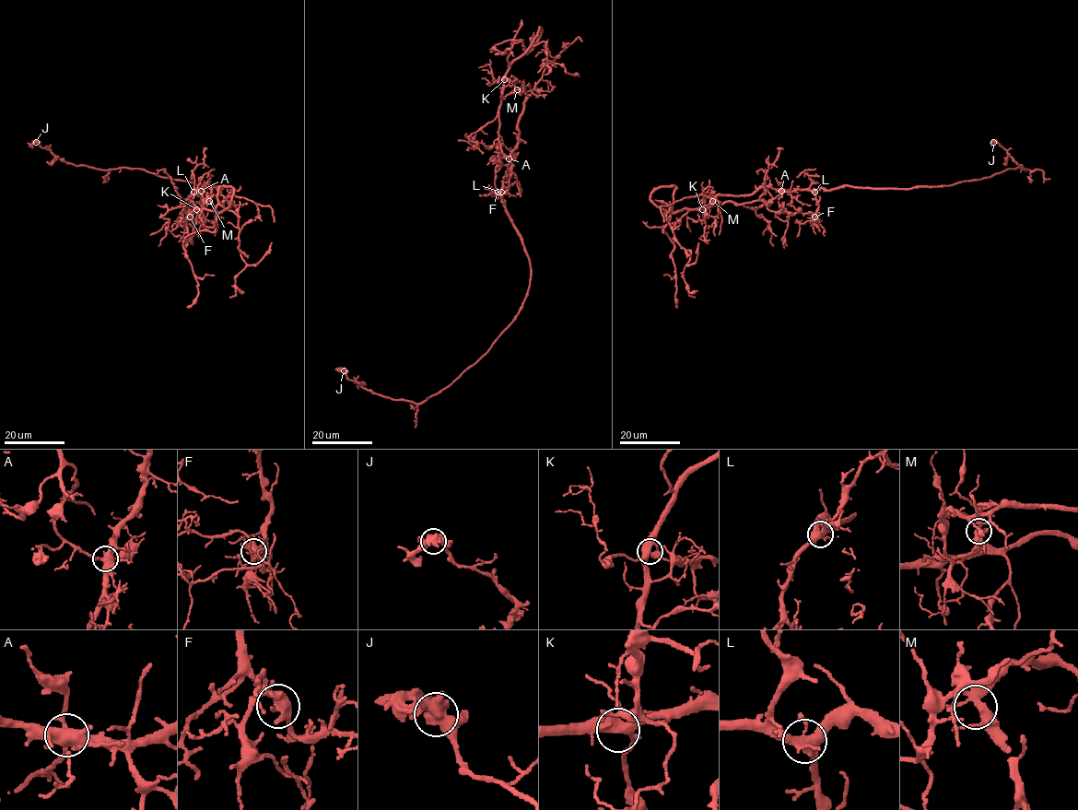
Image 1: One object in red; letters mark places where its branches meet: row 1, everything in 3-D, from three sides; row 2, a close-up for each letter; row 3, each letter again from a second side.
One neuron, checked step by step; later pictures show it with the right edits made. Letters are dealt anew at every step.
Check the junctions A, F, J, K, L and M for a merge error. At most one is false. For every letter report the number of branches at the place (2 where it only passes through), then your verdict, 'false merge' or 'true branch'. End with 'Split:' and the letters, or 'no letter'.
A: branches 6; false merge
F: branches 5; true branch
J: branches 4; true branch
K: branches 4; true branch
L: branches 5; true branch
M: branches 6; true branch
Split: A

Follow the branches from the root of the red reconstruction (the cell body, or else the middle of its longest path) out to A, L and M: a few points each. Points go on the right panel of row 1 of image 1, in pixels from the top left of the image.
A: (843, 185), (814, 191), (781, 190)
L: (843, 185), (814, 192)
M: (843, 185), (814, 191), (780, 191), (759, 186), (750, 194), (714, 194), (712, 201)

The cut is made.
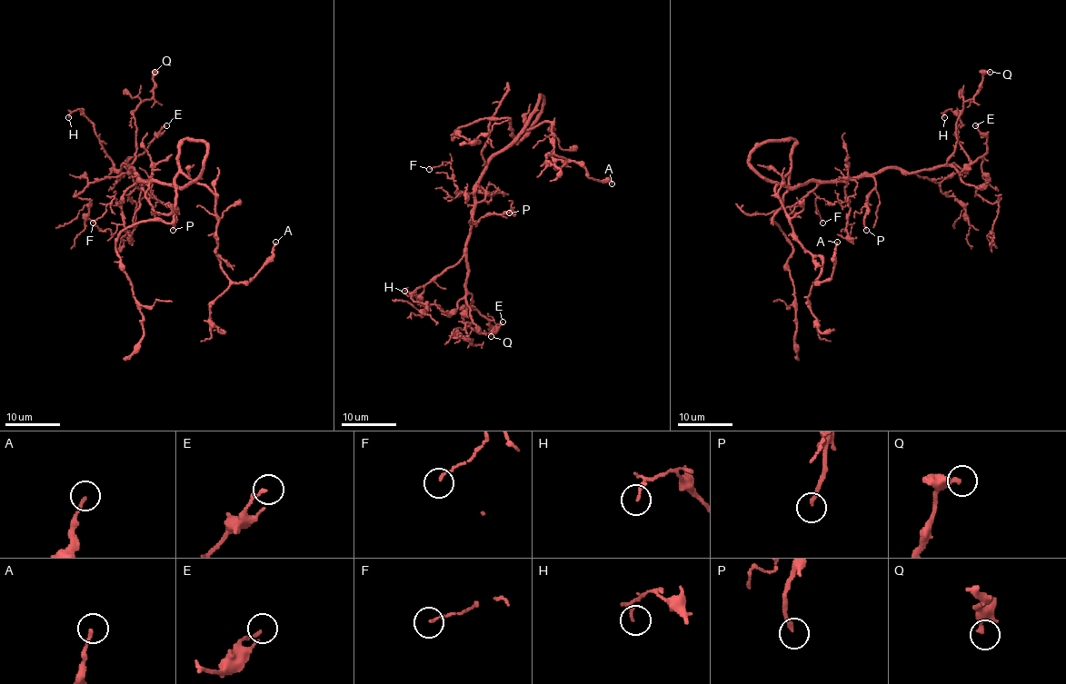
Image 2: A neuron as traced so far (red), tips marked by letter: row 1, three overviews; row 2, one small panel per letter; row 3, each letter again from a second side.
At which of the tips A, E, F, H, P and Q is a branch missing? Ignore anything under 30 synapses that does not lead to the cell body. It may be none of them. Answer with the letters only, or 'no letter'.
no letter

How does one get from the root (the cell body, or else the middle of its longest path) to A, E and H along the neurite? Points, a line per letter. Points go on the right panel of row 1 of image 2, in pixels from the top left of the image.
A: (807, 182), (791, 188), (790, 173), (775, 193), (792, 235), (822, 262), (815, 283), (831, 278), (837, 242)
E: (807, 182), (858, 179), (888, 168), (920, 172), (954, 166), (961, 172), (986, 152), (986, 137), (975, 125)
H: (807, 182), (888, 168), (965, 169), (961, 120), (949, 109), (944, 117)

